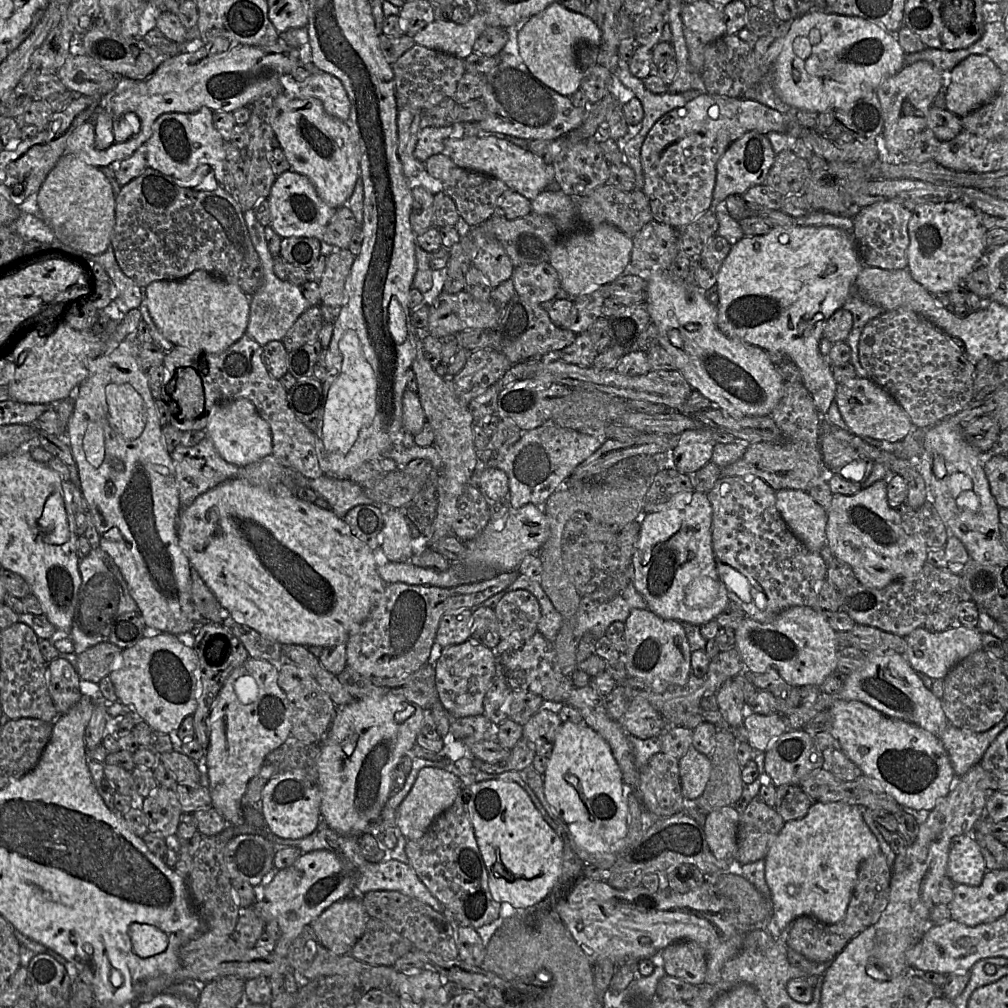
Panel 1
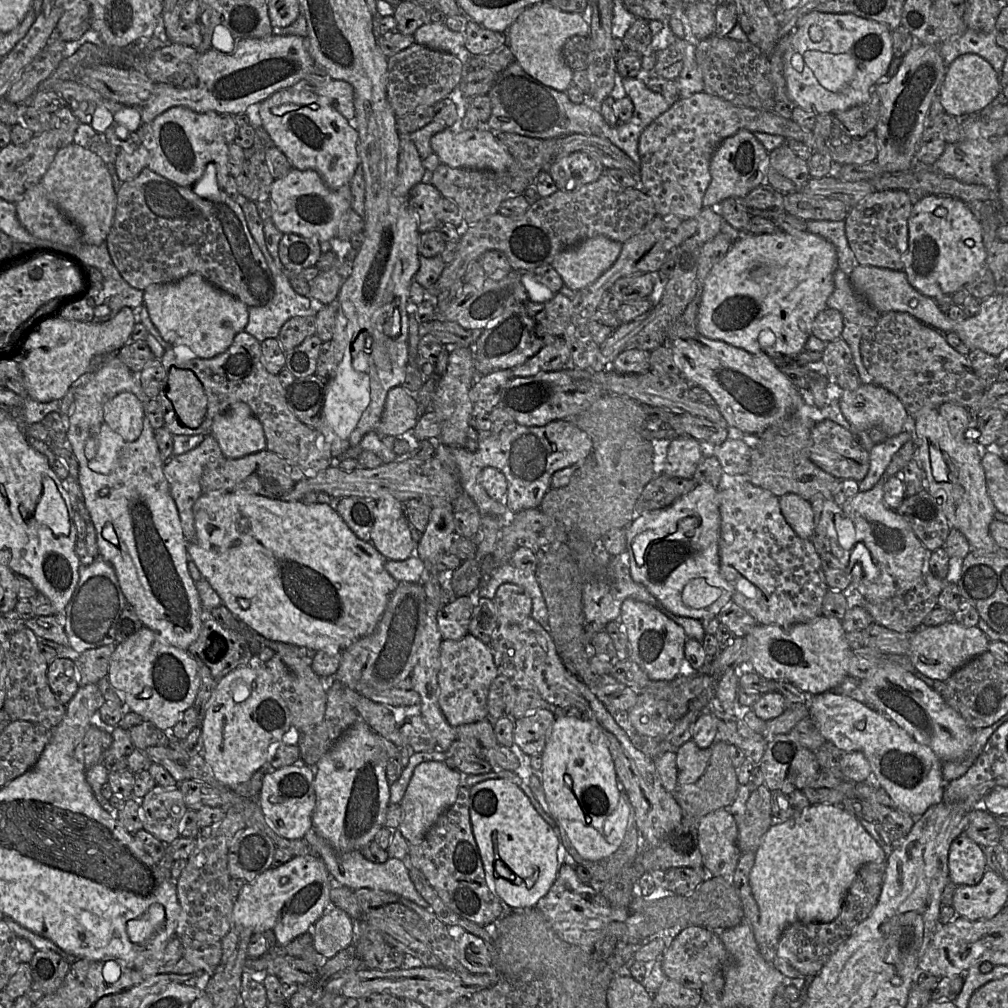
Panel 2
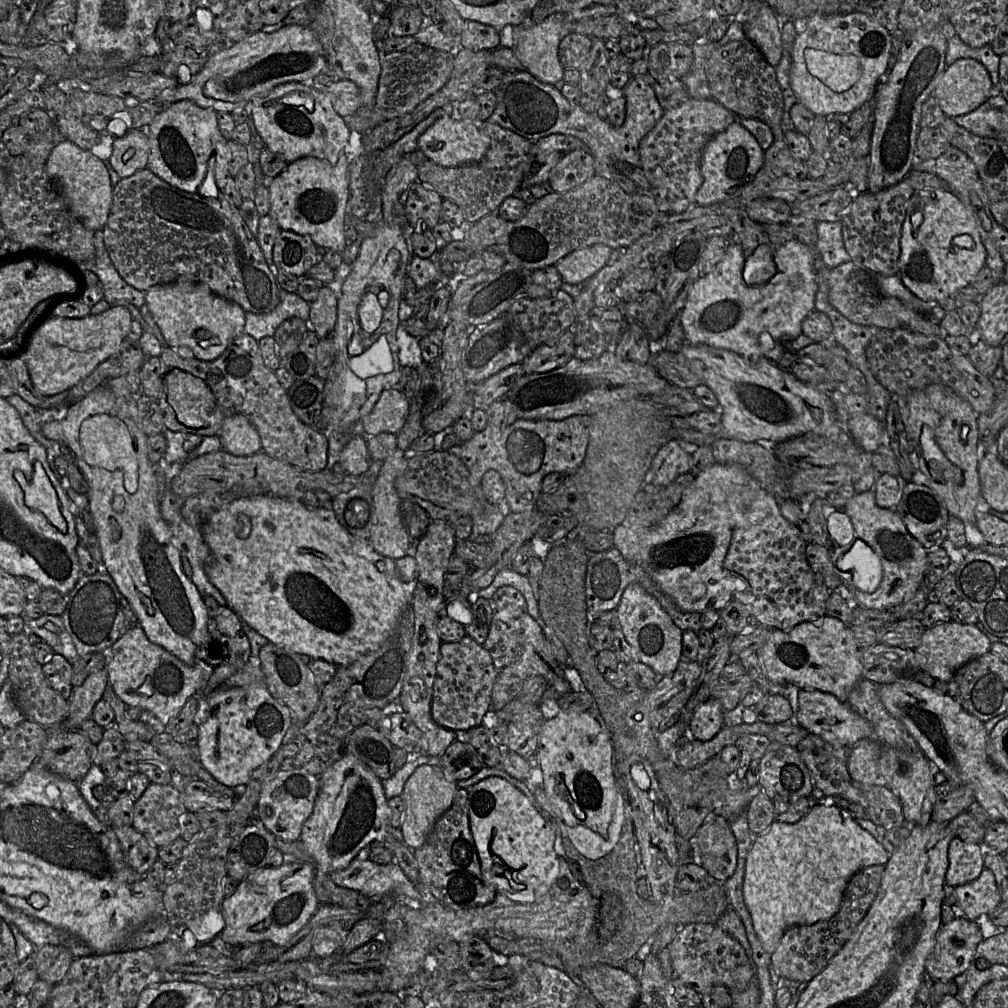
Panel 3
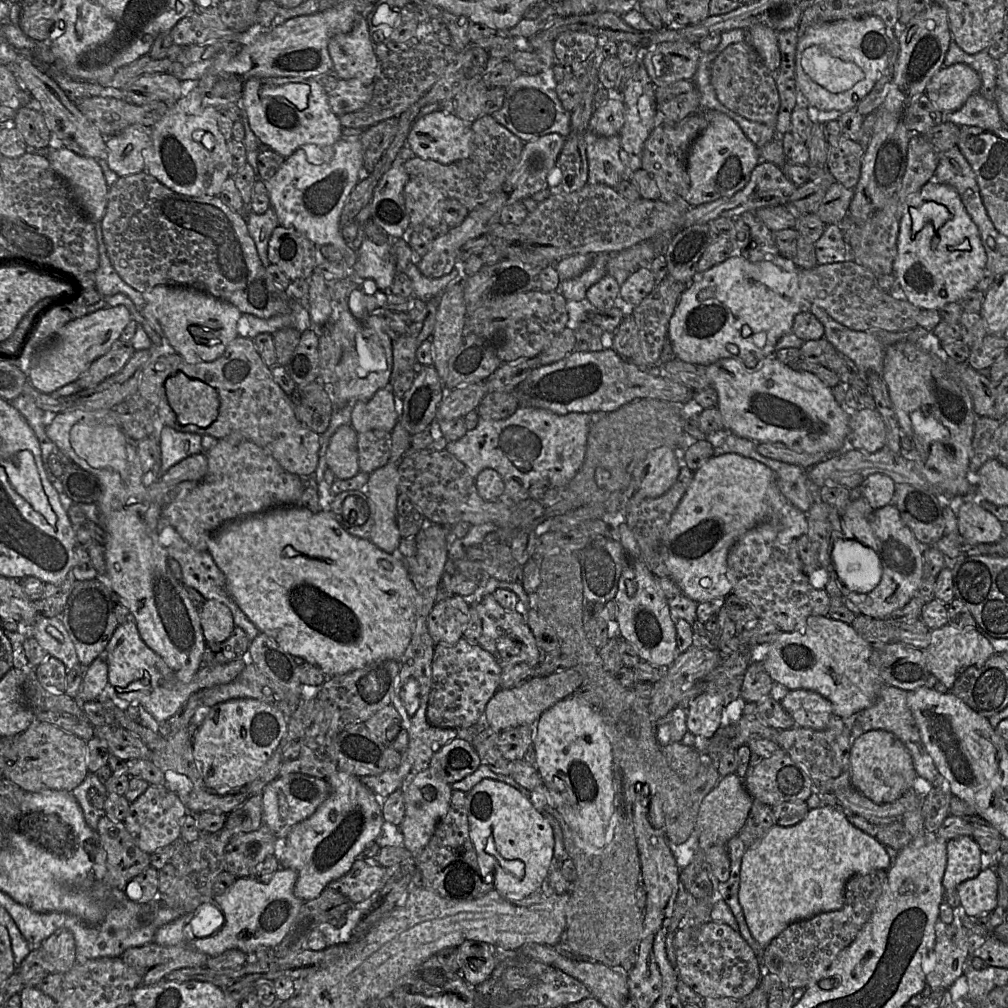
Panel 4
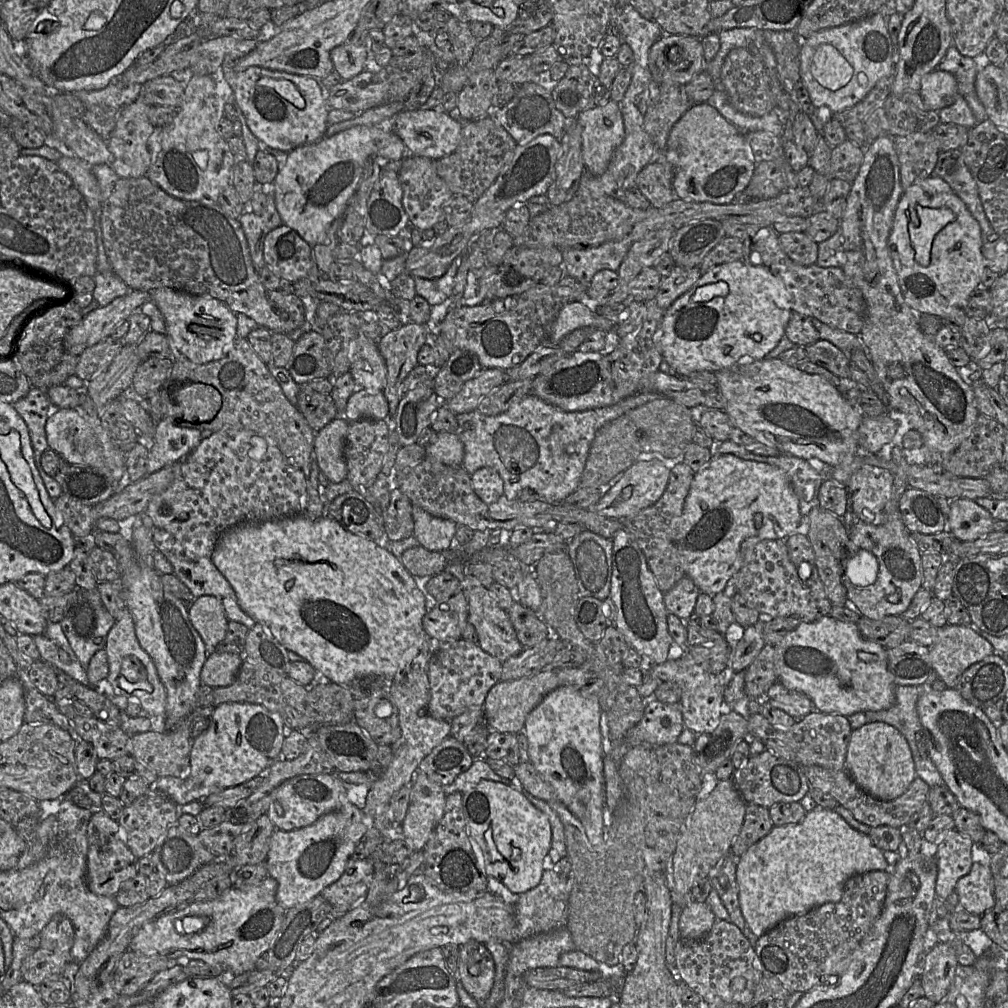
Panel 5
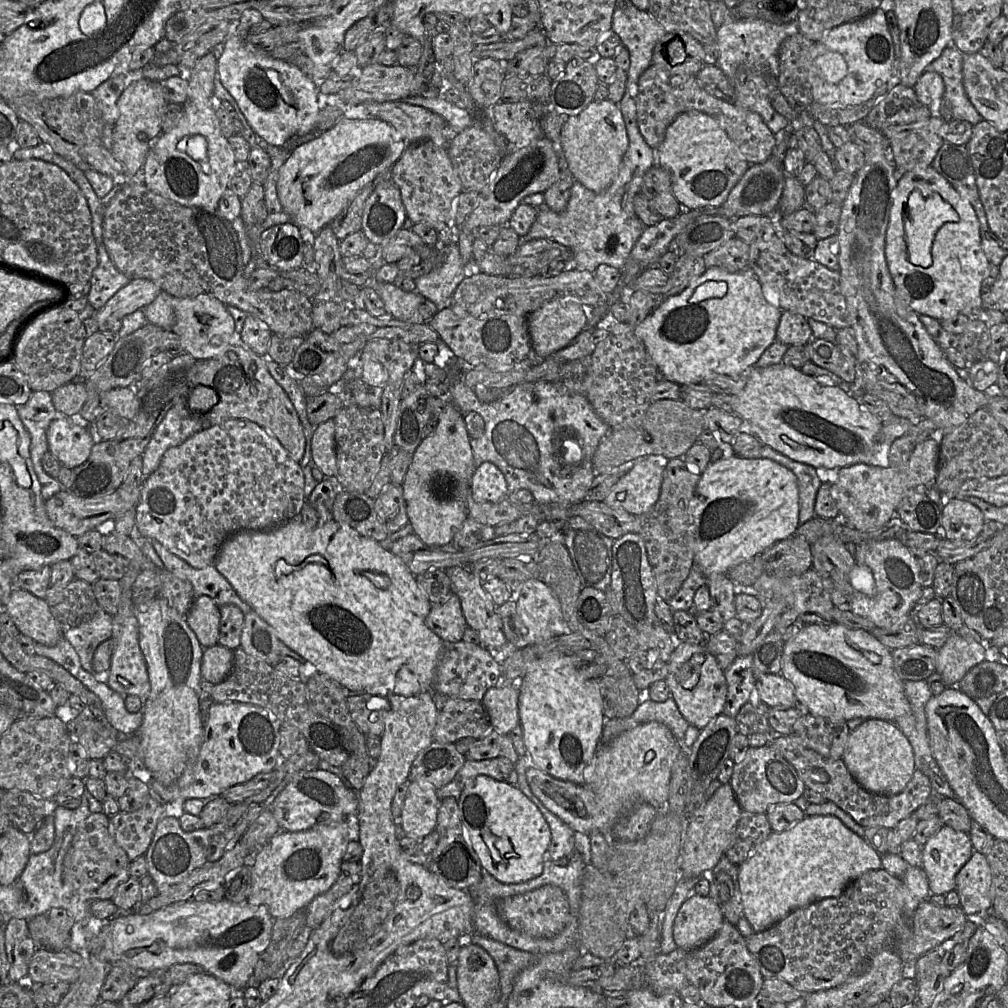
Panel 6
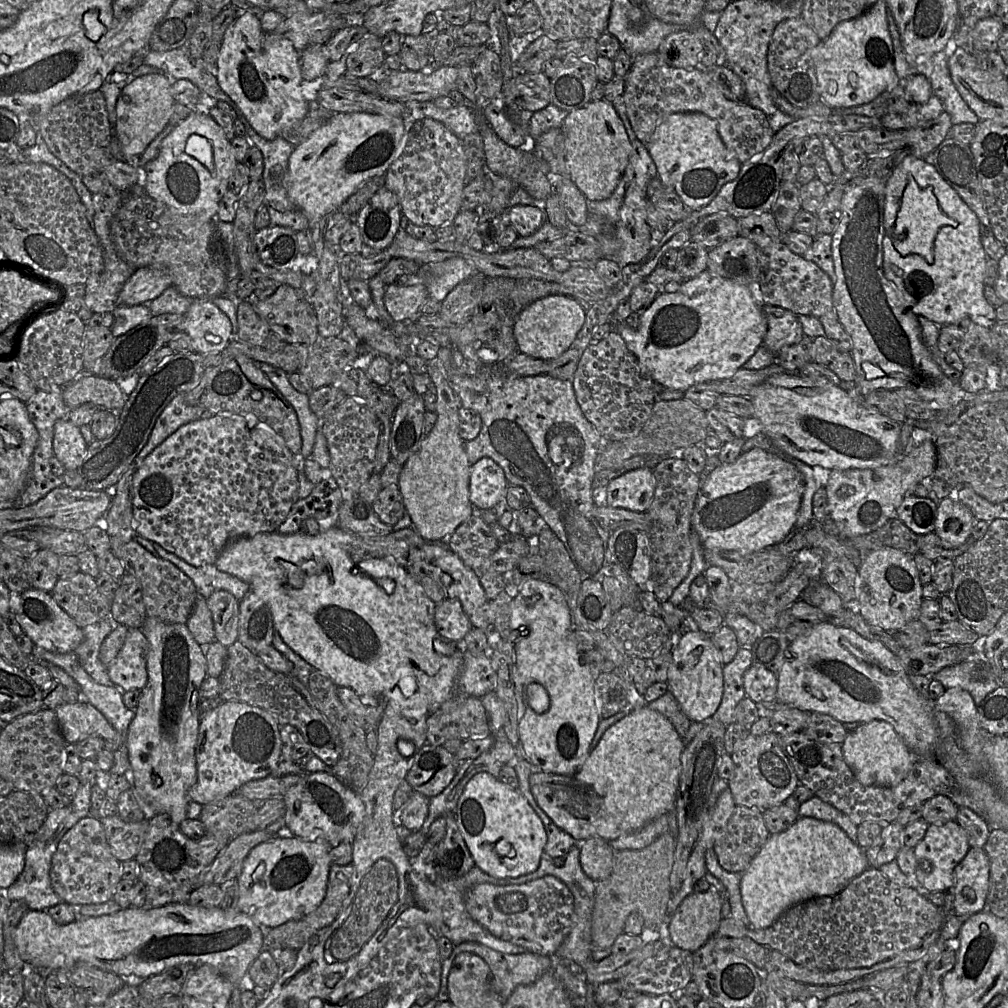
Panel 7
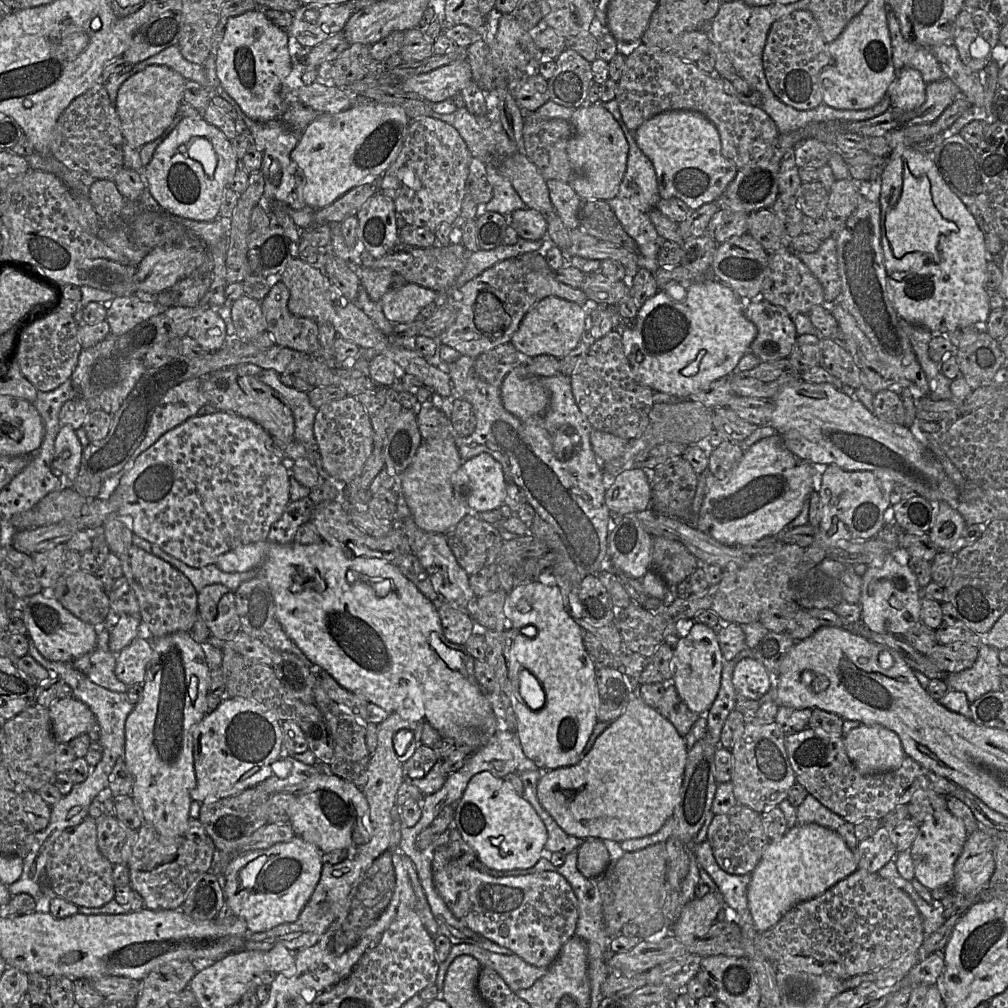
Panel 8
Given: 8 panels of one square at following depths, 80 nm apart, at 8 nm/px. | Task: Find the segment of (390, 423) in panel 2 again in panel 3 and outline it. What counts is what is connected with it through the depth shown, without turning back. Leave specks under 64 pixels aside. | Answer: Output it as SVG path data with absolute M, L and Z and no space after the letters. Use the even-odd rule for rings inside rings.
M396 388L384 390L373 410L362 421L364 434L397 434L406 422L410 411L410 399Z

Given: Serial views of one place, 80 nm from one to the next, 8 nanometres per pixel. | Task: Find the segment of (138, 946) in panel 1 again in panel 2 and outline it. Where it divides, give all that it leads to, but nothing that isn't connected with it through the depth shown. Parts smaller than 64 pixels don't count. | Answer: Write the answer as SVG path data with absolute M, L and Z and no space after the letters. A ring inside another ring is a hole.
M153 905L142 917L129 920L126 931L132 943L142 945L161 932L164 922L164 908L161 905Z

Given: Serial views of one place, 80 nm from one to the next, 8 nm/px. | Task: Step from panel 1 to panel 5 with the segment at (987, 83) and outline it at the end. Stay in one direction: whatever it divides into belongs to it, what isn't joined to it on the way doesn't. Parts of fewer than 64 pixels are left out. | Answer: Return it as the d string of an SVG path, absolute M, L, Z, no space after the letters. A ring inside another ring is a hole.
M933 70L923 76L919 93L927 108L939 112L958 97L957 80L949 72Z

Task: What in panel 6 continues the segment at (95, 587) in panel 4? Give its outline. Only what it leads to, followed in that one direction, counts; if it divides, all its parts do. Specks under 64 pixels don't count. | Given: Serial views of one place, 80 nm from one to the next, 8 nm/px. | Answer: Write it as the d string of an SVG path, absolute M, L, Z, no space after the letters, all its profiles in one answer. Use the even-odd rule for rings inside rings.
M102 608L85 622L75 627L65 627L64 636L75 649L84 670L94 673L92 667L96 648L114 633L114 617Z

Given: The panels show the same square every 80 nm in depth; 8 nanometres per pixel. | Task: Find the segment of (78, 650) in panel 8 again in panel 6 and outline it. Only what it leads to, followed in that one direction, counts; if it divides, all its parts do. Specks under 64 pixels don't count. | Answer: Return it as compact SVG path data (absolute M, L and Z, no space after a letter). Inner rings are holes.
M13 589L4 610L21 634L35 642L54 646L63 637L65 627L53 616L44 598L24 589Z

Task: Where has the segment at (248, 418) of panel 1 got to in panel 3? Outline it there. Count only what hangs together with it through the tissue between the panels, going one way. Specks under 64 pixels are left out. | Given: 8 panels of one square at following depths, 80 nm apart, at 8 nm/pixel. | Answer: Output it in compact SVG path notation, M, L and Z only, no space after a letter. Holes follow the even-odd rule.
M242 414L225 418L218 437L223 449L234 456L249 456L262 451L257 429Z

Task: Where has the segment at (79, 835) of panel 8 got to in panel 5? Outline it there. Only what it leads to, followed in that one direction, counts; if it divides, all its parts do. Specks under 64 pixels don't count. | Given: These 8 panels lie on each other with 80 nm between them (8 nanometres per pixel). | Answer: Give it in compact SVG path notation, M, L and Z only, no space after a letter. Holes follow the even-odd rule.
M104 811L92 815L87 829L86 879L88 888L97 895L114 897L121 885L138 875L138 859L124 841L123 832L117 821Z

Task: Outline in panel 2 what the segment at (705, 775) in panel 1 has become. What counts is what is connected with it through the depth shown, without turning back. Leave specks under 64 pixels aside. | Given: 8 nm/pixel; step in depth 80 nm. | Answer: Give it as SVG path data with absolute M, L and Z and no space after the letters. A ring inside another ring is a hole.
M692 740L687 741L676 750L678 785L695 783L706 770L712 748L699 748Z

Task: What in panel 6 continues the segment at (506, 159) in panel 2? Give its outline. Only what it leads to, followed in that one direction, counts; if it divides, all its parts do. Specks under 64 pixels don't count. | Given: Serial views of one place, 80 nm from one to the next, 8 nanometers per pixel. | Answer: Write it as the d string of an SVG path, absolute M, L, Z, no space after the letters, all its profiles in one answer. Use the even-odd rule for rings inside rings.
M405 101L367 102L360 104L366 105L368 112L373 118L381 119L392 125L406 139L406 141L408 141L408 145L410 143L426 140L430 141L436 146L447 146L452 138L452 134L450 133L450 129L444 118L421 106L409 104Z

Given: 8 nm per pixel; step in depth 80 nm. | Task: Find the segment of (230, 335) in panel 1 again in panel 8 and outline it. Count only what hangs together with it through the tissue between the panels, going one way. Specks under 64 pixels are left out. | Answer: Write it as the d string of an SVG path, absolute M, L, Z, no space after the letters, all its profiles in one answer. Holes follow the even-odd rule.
M205 308L193 327L195 340L205 350L217 351L227 343L226 324L216 309Z

